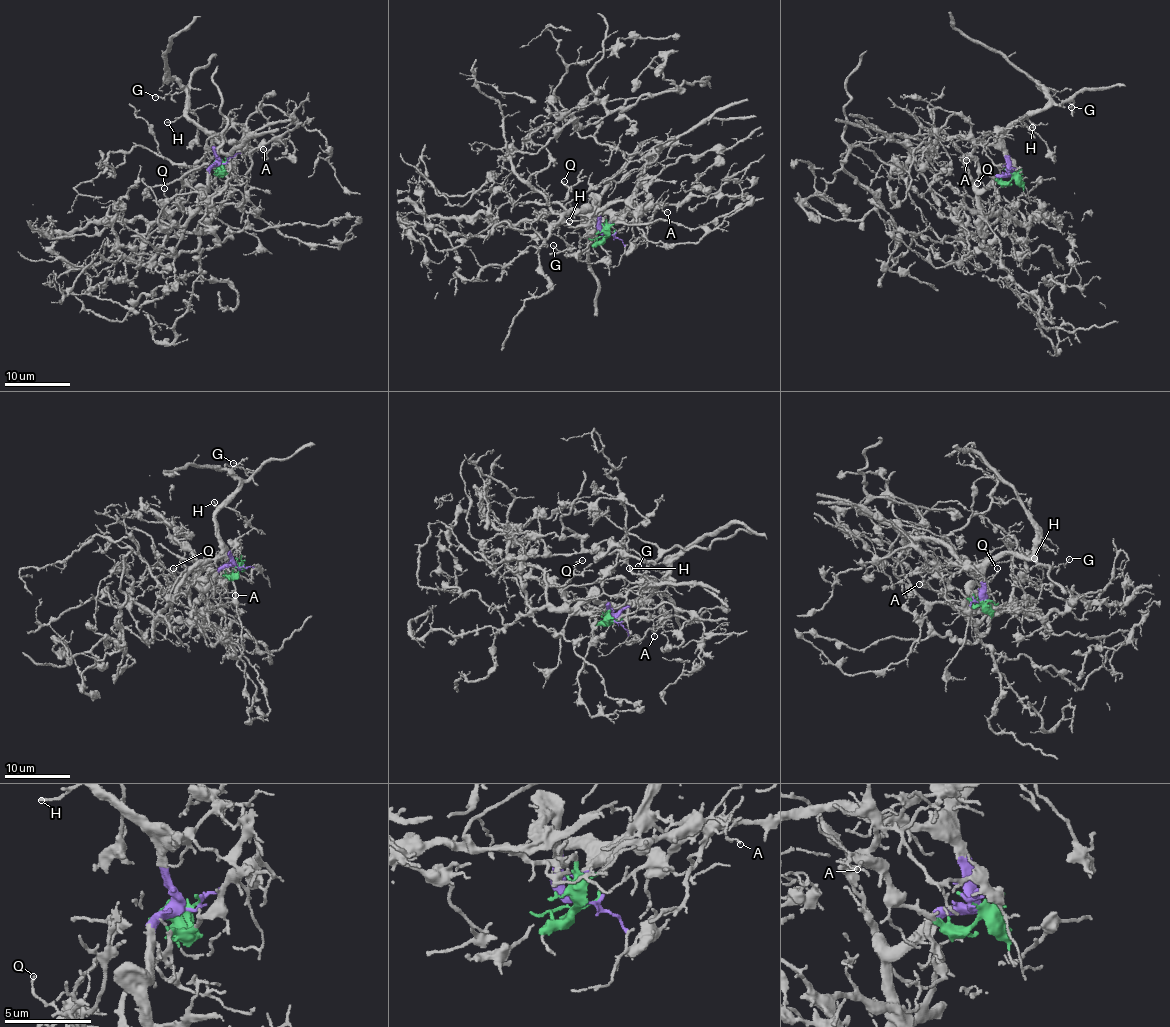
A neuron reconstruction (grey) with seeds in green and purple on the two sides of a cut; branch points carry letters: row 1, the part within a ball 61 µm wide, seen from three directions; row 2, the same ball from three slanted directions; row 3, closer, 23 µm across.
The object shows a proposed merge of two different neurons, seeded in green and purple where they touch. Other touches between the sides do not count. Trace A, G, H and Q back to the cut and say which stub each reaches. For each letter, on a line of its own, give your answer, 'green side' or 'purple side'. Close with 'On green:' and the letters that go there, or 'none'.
A: green side
G: purple side
H: purple side
Q: purple side
On green: A

